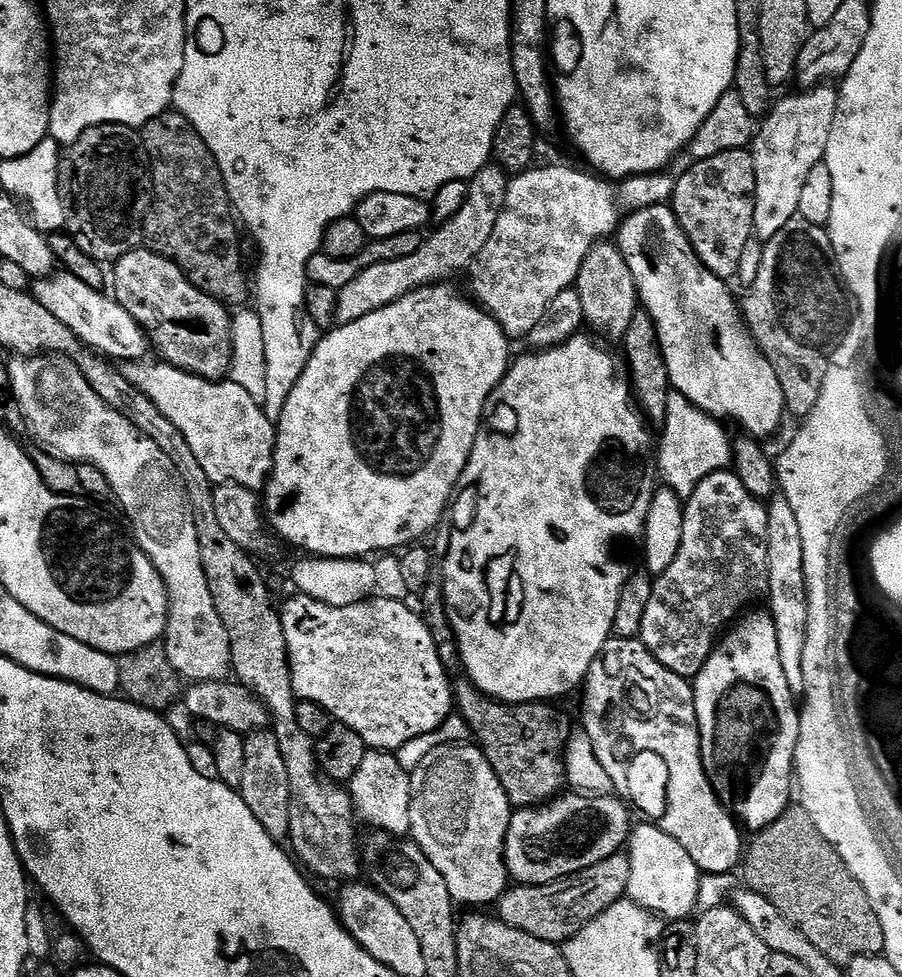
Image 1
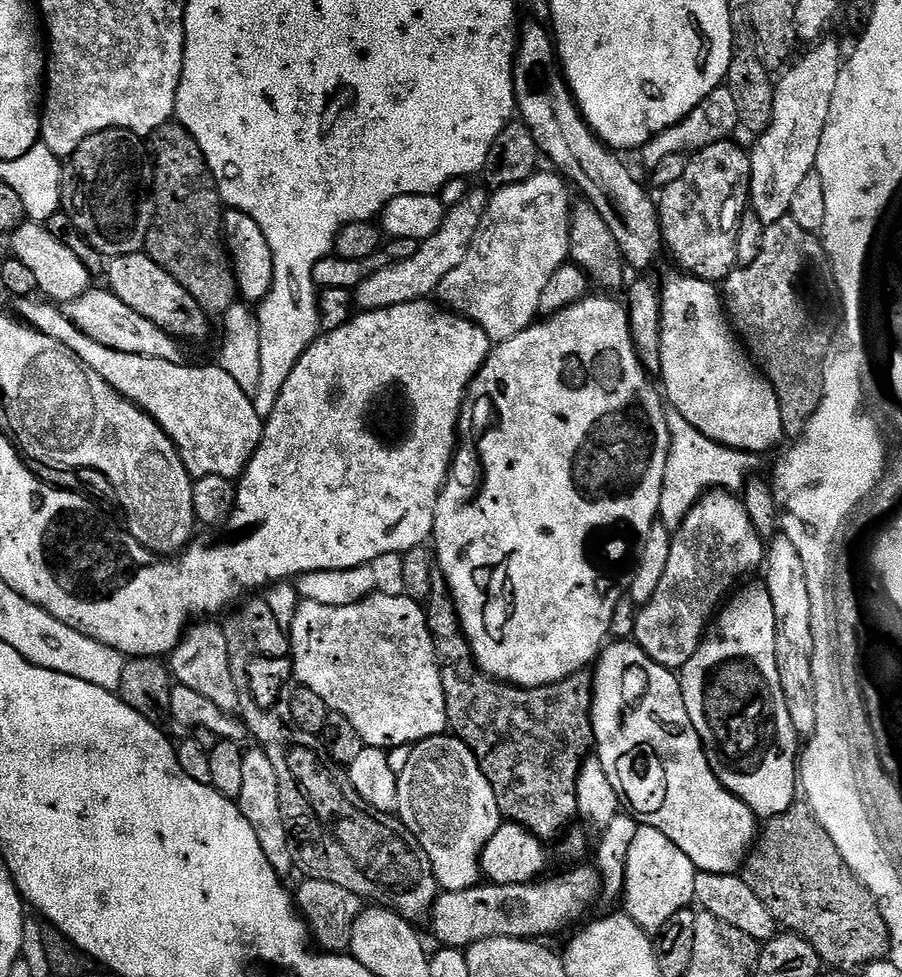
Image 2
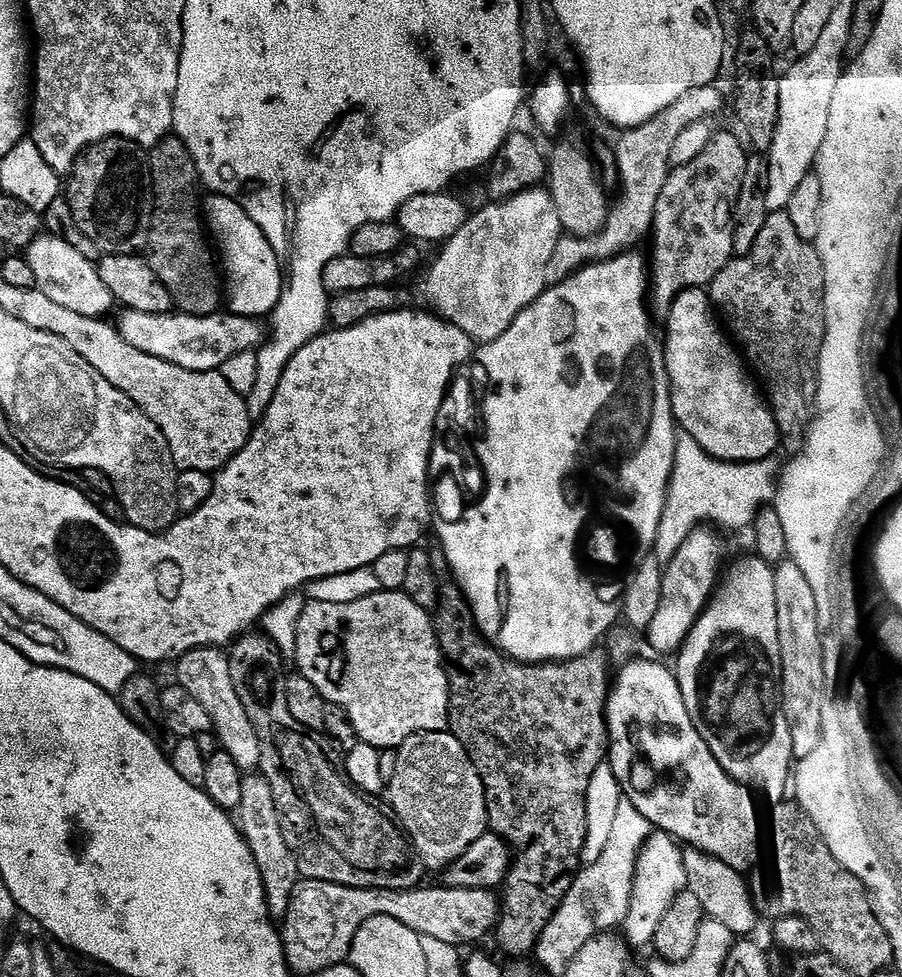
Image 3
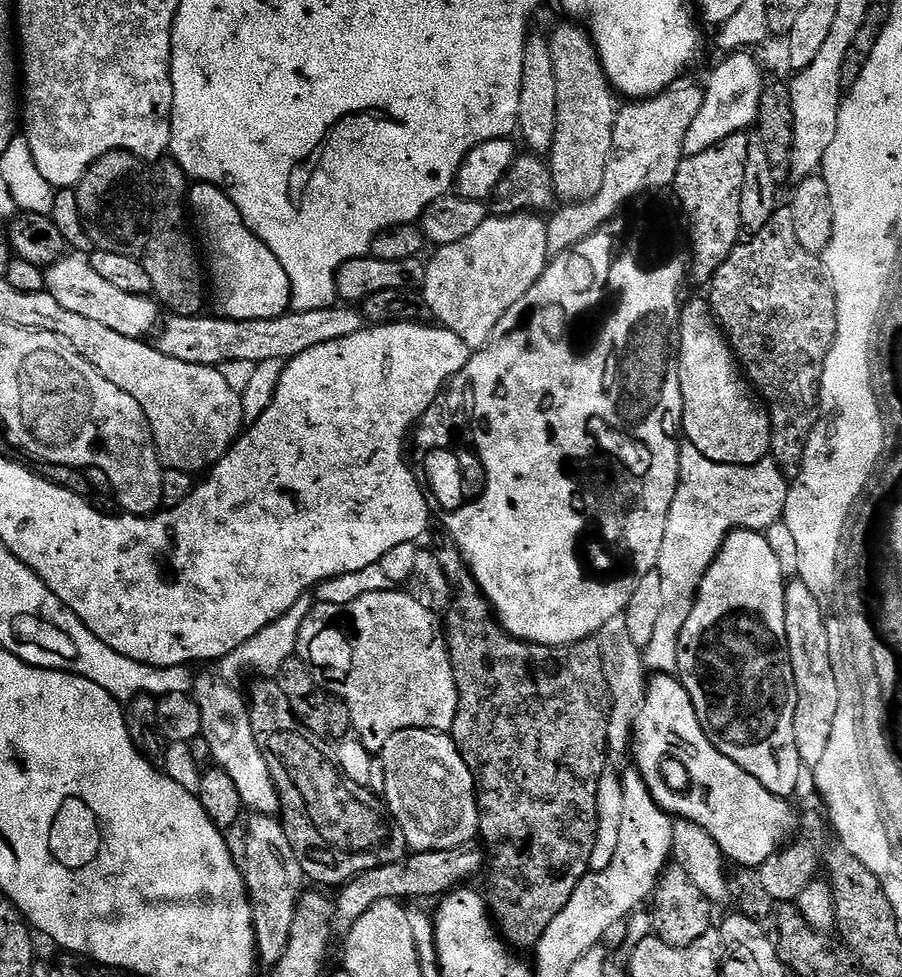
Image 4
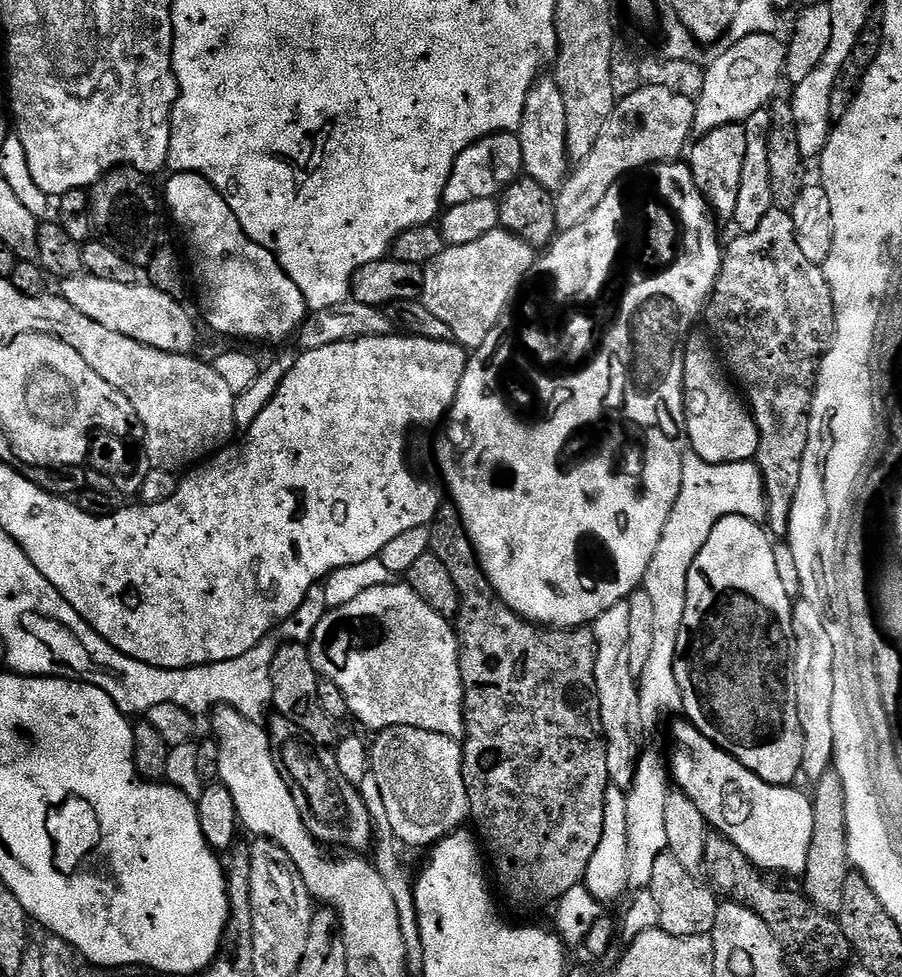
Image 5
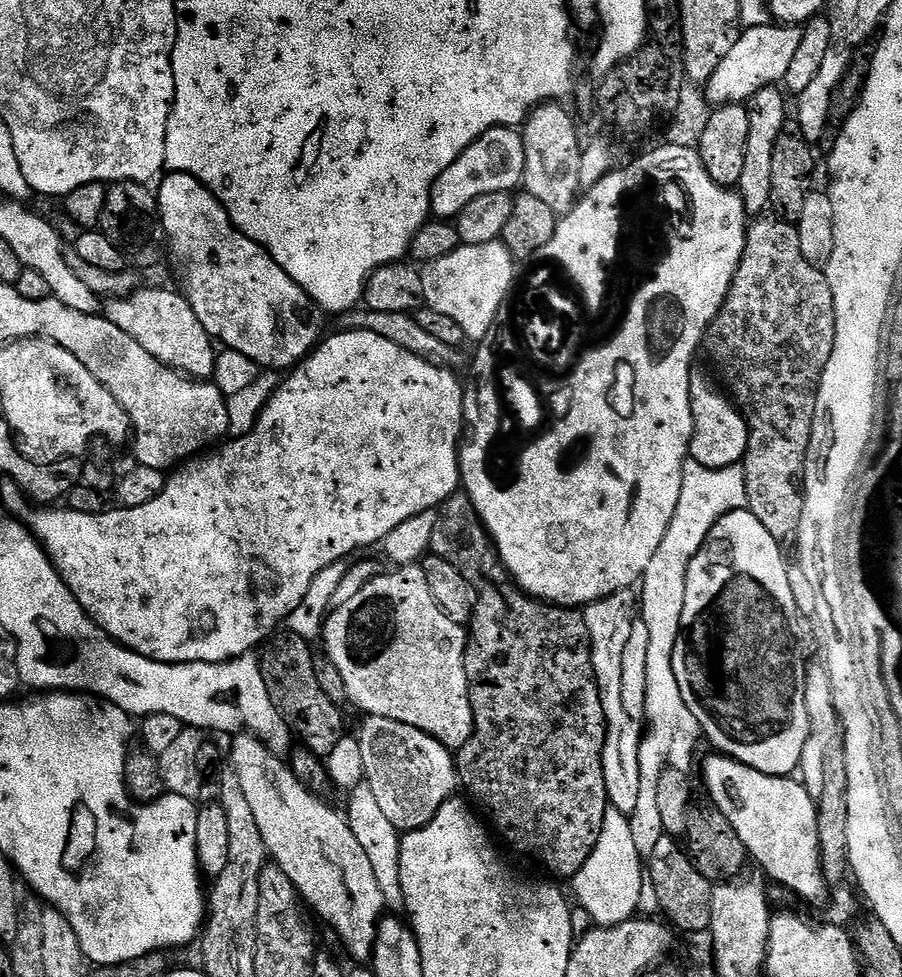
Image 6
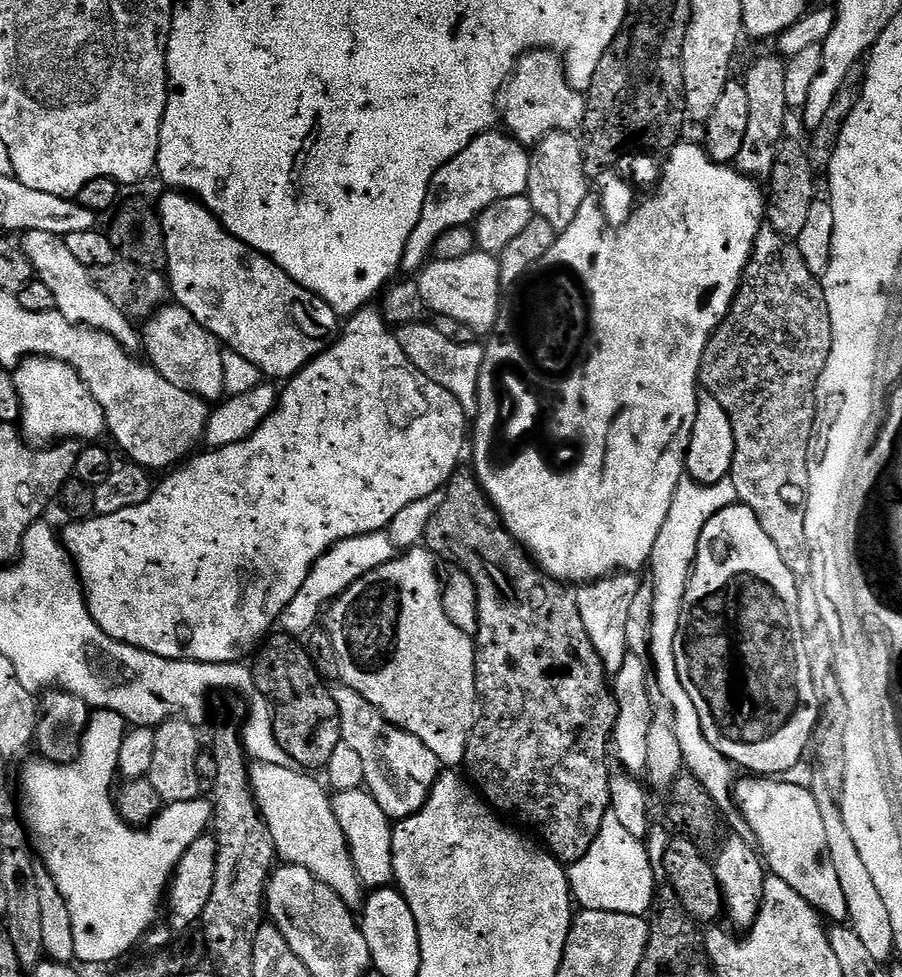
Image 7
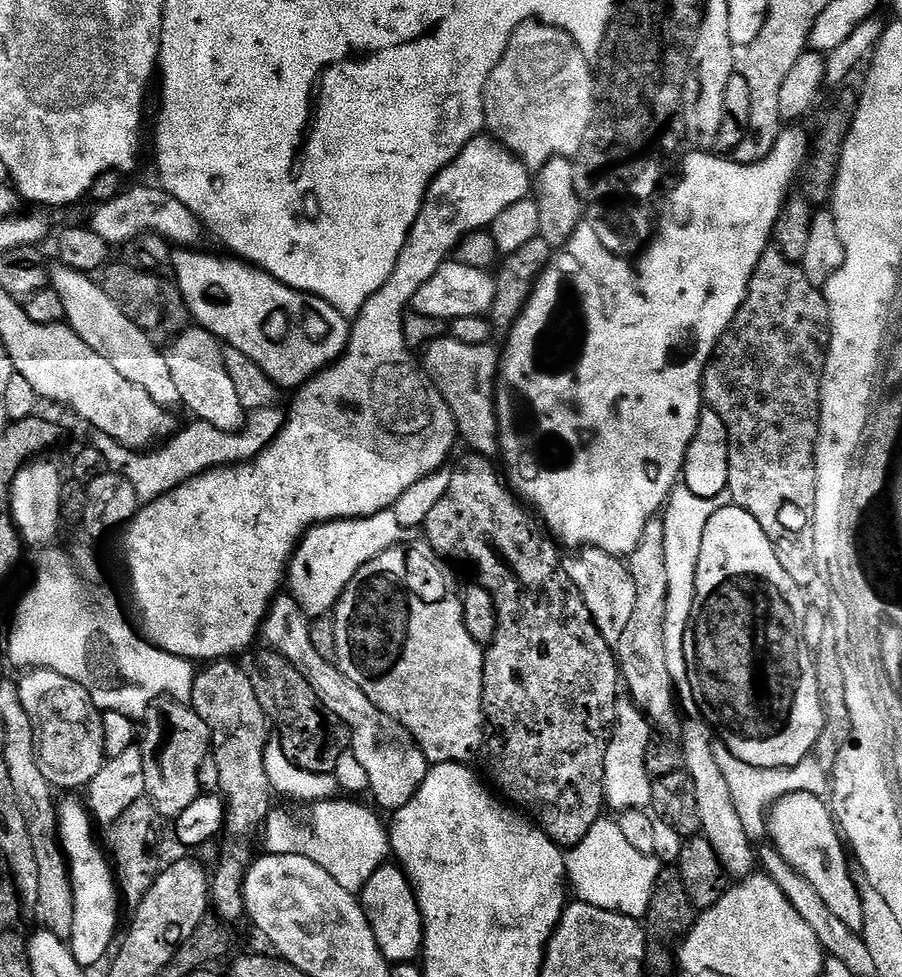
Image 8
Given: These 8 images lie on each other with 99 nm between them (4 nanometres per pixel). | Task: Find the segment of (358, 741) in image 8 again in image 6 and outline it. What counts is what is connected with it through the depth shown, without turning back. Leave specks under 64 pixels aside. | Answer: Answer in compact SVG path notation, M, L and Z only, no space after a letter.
M370 715L363 719L358 739L365 766L364 780L374 790L387 821L392 822L400 834L426 826L440 807L457 795L458 773L453 753L429 732L414 726Z

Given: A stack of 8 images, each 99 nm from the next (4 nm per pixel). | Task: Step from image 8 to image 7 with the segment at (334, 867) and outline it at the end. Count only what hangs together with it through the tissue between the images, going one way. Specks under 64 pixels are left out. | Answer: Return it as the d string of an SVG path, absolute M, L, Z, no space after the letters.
M365 789L337 791L332 801L332 809L338 824L346 834L348 849L355 864L356 873L365 887L378 889L387 887L393 881L393 825L388 815L372 794Z

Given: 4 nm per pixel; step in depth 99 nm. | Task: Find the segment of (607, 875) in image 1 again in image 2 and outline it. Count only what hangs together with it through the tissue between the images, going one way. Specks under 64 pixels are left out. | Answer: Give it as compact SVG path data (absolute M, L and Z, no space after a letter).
M576 866L573 872L564 872L561 876L556 876L553 880L549 878L541 879L539 882L533 882L531 884L494 884L491 882L481 883L474 888L467 888L466 890L454 890L453 892L441 891L436 897L436 902L432 906L430 913L430 921L432 920L432 932L441 940L440 944L445 948L454 948L467 950L471 944L478 942L479 940L485 940L486 938L494 938L495 936L509 936L510 938L518 938L519 940L536 940L537 938L548 938L544 936L552 936L555 932L560 932L563 928L571 926L575 920L583 921L585 919L584 911L599 898L600 892L602 893L602 877L595 867L592 868L580 868L584 866Z

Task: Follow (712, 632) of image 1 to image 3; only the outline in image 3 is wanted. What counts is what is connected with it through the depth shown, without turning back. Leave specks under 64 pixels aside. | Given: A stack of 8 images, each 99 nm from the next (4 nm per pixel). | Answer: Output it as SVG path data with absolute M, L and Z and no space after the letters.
M708 526L693 529L663 569L665 572L660 581L660 601L653 621L646 629L648 644L654 651L679 653L680 647L688 640L690 630L696 625L696 620L708 607L712 593L716 591L721 579L720 563L724 560L724 548L715 534Z

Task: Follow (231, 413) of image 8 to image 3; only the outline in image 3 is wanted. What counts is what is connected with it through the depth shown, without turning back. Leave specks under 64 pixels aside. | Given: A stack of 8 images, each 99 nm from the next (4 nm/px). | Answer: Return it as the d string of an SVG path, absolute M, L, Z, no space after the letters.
M42 234L26 249L30 266L34 269L36 288L46 298L58 302L66 310L74 310L74 314L107 317L108 311L114 308L114 301L110 290L106 290L106 282L102 282L99 267L93 261L87 260L70 242L64 240L60 234Z

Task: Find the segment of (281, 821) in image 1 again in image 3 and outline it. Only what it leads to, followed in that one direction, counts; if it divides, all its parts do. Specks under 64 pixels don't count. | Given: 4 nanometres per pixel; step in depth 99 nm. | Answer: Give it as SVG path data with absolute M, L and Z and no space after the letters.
M260 774L245 775L242 782L242 802L238 809L238 827L240 835L250 846L250 854L254 854L254 862L260 871L264 883L264 898L268 901L268 910L273 917L283 918L290 906L290 898L302 877L298 870L298 862L286 846L286 838L282 834L282 822L278 814L278 806L274 802L274 790L270 790L268 781Z

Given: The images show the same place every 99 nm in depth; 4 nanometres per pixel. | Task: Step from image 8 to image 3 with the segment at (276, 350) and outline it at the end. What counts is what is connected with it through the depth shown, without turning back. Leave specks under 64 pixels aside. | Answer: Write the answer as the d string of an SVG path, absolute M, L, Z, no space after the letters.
M215 194L203 201L202 219L218 253L227 311L253 318L271 317L284 294L286 273L274 246L270 246L266 234L258 230L258 222L254 222L254 218L250 218L250 214L246 214L246 210L234 202L234 198Z

